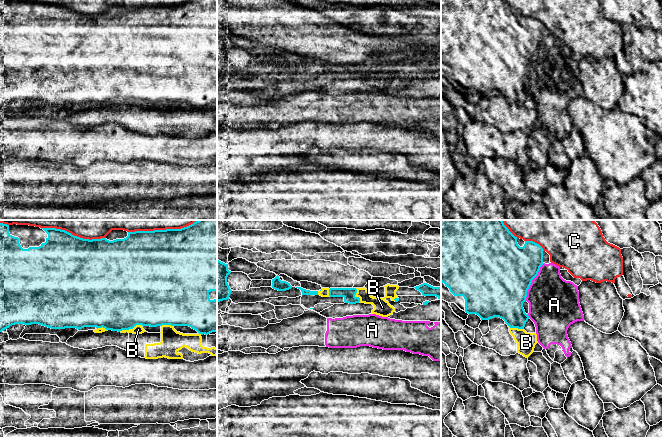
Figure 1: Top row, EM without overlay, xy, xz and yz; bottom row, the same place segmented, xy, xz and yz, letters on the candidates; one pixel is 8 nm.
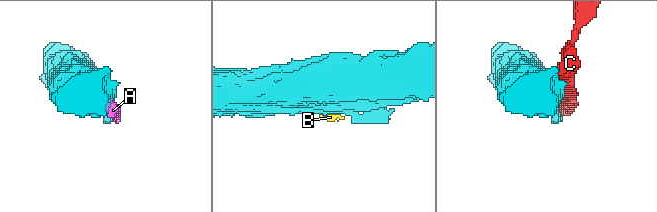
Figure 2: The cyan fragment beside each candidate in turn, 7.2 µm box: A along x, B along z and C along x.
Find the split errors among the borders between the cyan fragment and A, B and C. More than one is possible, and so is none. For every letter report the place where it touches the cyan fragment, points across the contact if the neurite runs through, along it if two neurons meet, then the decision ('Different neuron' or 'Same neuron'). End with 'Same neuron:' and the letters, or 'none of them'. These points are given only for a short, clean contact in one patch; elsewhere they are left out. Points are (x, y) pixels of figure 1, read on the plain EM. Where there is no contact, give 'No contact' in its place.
A: Touches cyan at yz (531, 58). Different neuron
B: Touches cyan at xy (130, 104). Different neuron
C: Touches cyan at yz (534, 18). Different neuron
Same neuron: none of them

